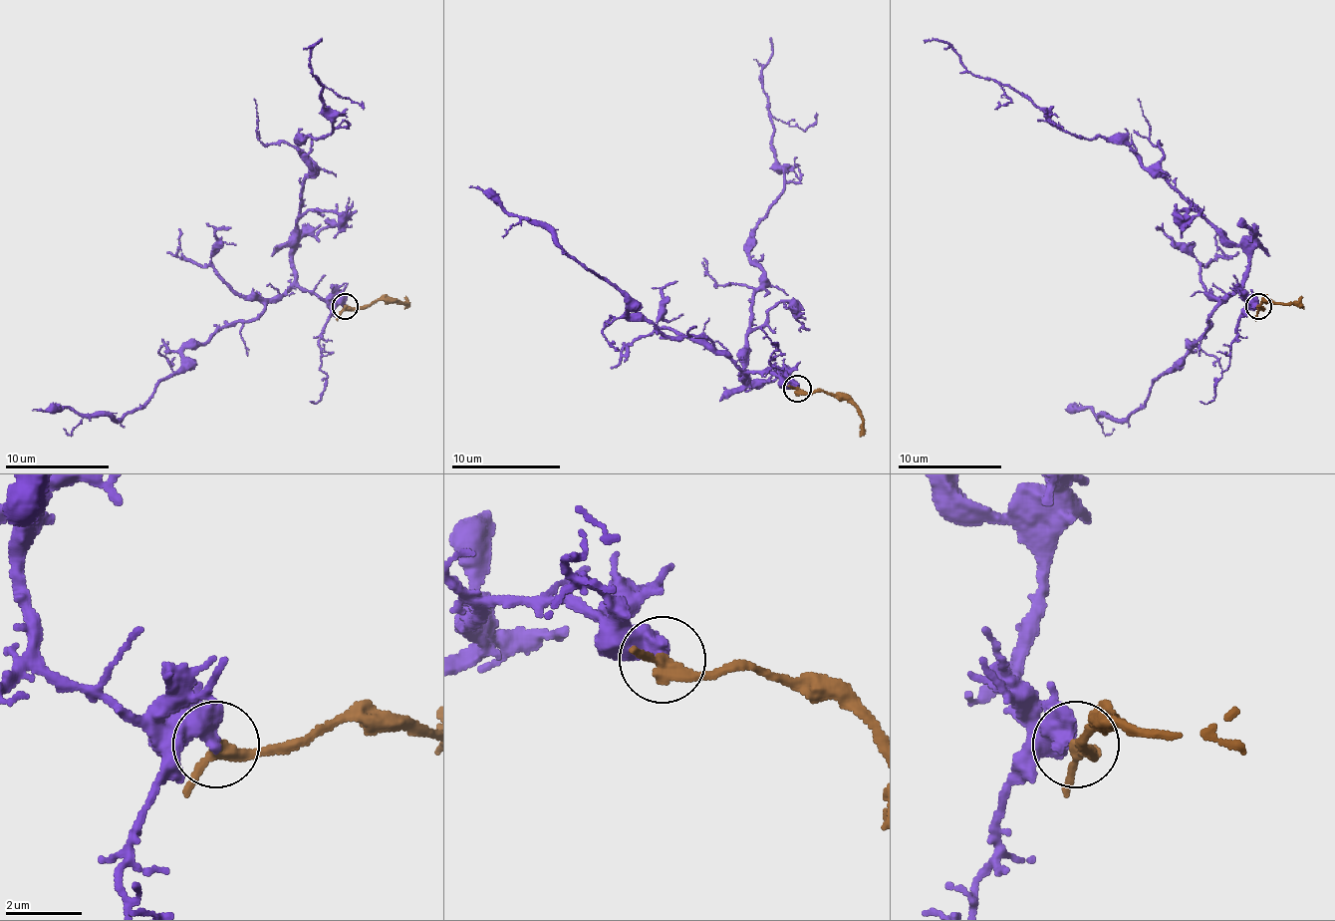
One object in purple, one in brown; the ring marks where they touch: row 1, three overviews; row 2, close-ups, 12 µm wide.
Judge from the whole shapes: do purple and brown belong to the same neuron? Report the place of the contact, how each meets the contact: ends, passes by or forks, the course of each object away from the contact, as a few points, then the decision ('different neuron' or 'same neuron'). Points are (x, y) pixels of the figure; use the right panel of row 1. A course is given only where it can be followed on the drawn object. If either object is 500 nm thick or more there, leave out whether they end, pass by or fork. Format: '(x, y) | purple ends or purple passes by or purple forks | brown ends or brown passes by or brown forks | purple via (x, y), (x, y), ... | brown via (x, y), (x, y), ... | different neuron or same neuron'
(1258, 306) | purple via (1256, 307), (1243, 296), (1248, 255), (1127, 146), (1077, 138), (1012, 89), (973, 76), (939, 39), (924, 42) | brown via (1258, 307), (1266, 299), (1282, 304), (1303, 296) | different neuron

